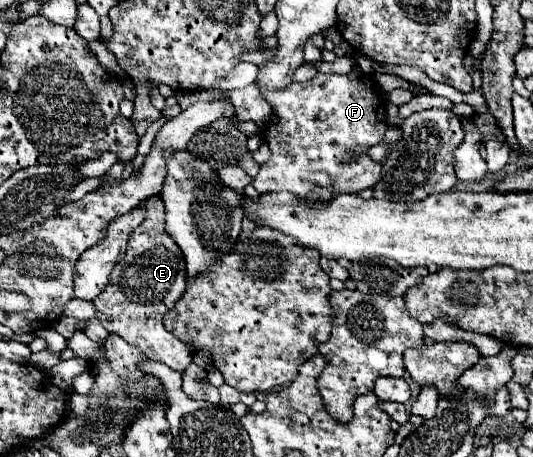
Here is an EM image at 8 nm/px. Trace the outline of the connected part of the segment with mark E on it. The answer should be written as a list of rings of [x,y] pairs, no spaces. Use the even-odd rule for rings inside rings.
[[[158,195],[148,197],[146,199],[146,219],[134,229],[132,237],[128,239],[128,251],[124,255],[124,259],[120,263],[116,263],[116,267],[110,273],[110,281],[104,287],[104,291],[94,299],[96,303],[96,317],[102,321],[102,325],[110,331],[110,333],[118,333],[120,337],[128,339],[128,343],[138,345],[140,349],[144,349],[144,353],[154,359],[160,361],[176,371],[184,371],[188,367],[188,363],[192,361],[190,355],[190,347],[184,345],[178,337],[174,337],[162,323],[164,313],[168,313],[176,301],[182,297],[184,289],[186,289],[186,263],[184,263],[184,255],[180,251],[180,247],[174,243],[174,239],[164,231],[164,203]]]

